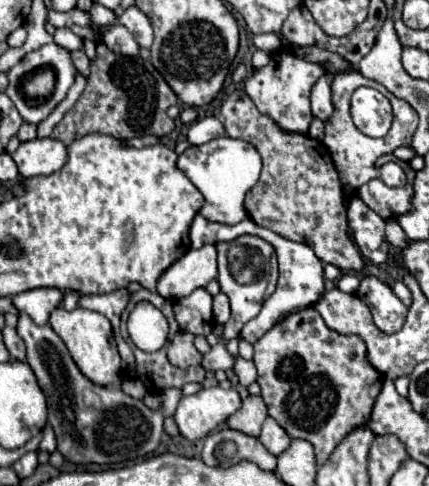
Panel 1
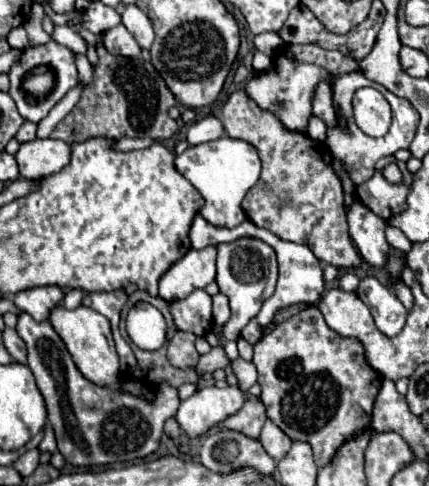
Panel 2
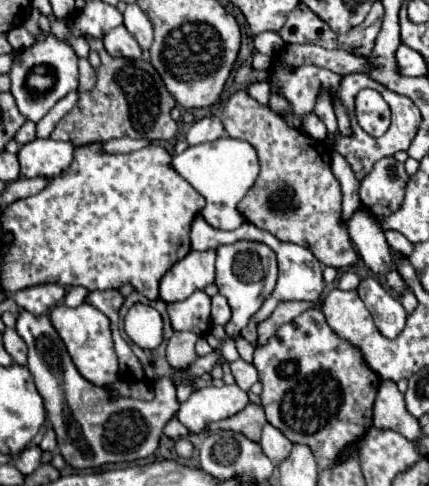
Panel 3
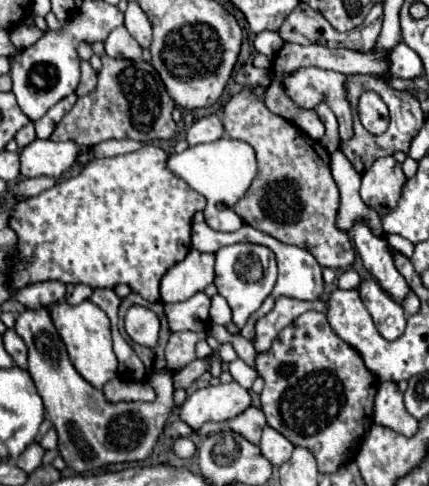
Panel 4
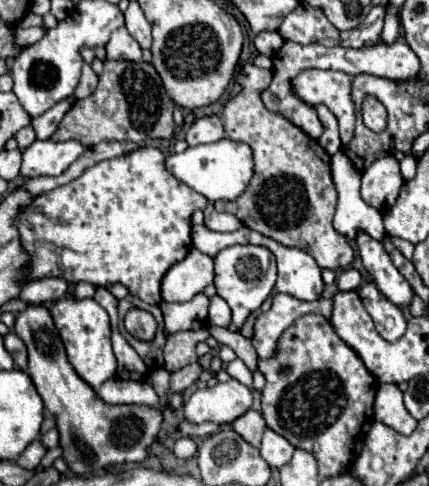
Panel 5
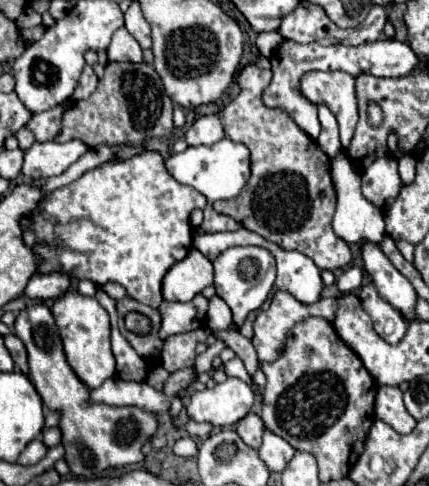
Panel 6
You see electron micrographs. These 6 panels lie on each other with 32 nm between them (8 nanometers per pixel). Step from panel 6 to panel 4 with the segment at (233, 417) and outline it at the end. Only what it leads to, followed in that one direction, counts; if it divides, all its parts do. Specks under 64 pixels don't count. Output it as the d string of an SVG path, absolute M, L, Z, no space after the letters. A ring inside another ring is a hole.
M238 382L206 386L188 396L180 406L180 420L192 430L198 430L204 422L230 420L250 406L250 394Z

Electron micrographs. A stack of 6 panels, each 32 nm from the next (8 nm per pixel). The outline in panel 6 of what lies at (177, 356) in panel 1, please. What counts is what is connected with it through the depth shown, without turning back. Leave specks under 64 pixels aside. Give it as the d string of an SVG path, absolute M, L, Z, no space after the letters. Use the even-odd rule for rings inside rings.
M200 328L200 330L192 330L192 332L182 332L182 334L174 334L168 336L162 348L162 362L164 368L168 372L176 372L180 368L192 366L196 360L196 344L198 342L206 342L208 338L208 330Z

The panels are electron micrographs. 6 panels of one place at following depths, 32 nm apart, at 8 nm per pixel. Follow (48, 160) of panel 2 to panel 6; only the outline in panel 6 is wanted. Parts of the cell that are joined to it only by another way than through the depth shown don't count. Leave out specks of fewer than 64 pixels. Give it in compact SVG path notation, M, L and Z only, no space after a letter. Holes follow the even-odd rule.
M80 140L70 142L36 142L24 152L22 174L26 178L60 176L72 162L76 162L88 146Z

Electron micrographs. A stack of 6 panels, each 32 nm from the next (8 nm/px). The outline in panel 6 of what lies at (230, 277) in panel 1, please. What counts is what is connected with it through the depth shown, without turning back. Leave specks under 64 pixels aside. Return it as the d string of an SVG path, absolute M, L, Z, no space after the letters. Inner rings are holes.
M234 246L224 250L214 260L214 288L216 294L232 310L232 330L238 330L244 324L246 316L262 306L262 302L268 298L274 286L274 278L276 278L274 256L260 246Z

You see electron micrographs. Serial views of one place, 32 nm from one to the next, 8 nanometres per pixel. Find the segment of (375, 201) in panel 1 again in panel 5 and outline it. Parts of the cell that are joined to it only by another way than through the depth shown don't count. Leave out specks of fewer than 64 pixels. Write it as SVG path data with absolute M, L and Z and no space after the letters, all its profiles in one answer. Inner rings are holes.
M384 156L376 160L362 174L362 198L366 204L374 206L380 214L386 214L398 200L404 178L400 174L400 164L394 156Z

